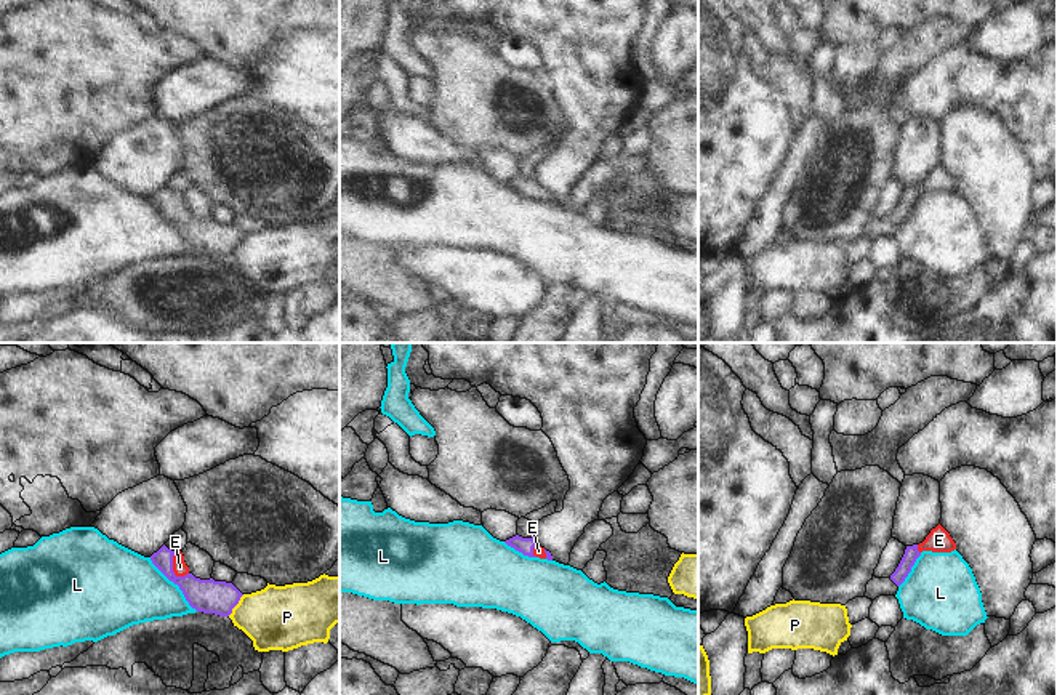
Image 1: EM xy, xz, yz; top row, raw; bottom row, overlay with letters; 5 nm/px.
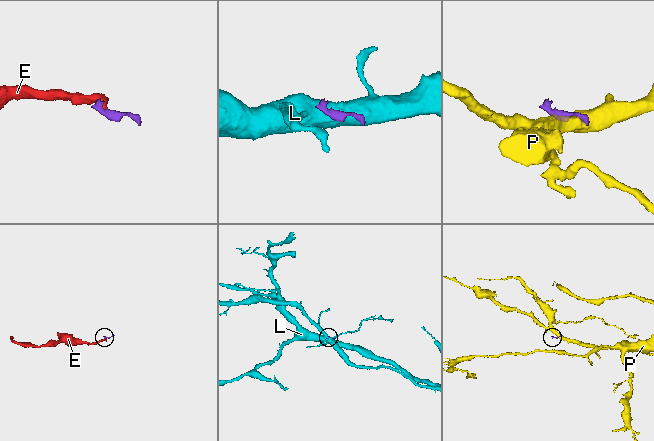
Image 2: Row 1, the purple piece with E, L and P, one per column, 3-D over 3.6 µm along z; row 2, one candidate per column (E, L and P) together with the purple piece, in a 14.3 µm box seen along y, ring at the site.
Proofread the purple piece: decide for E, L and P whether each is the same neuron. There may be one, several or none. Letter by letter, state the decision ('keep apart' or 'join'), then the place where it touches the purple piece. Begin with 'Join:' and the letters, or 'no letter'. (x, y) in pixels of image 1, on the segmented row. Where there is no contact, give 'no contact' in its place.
Join: E
E: join; contact xy (172, 564)
L: keep apart; contact xy (176, 583)
P: keep apart; contact xy (236, 604)

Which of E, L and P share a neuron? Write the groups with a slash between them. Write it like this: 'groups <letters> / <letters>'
groups E / L / P

